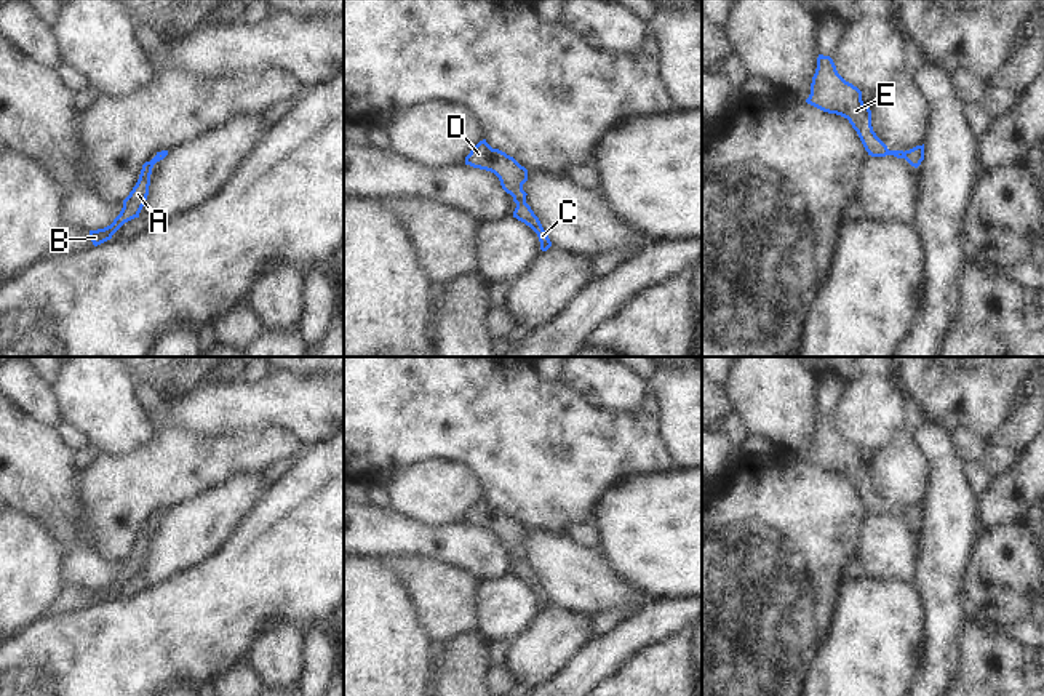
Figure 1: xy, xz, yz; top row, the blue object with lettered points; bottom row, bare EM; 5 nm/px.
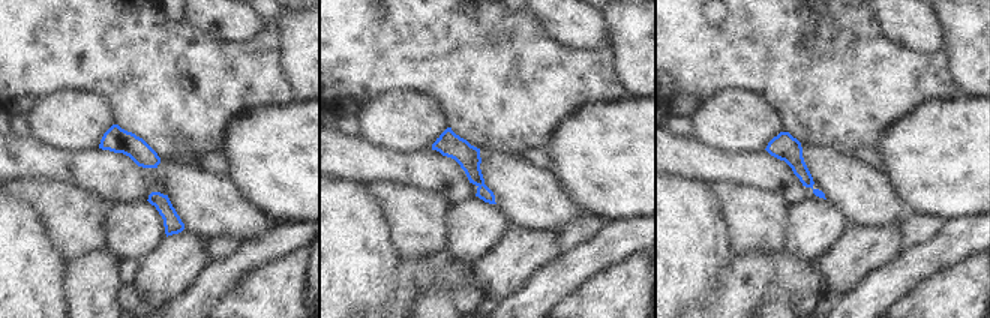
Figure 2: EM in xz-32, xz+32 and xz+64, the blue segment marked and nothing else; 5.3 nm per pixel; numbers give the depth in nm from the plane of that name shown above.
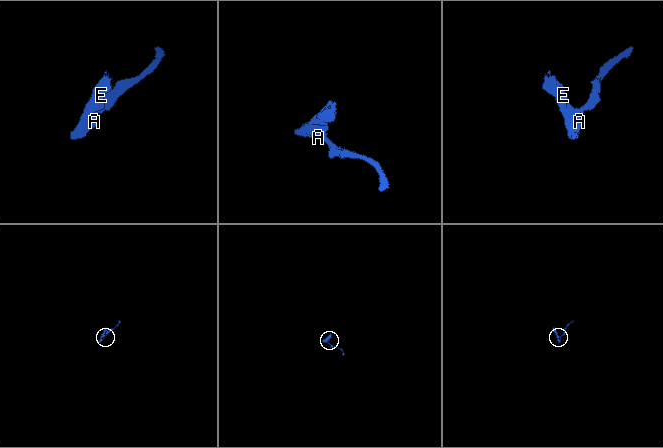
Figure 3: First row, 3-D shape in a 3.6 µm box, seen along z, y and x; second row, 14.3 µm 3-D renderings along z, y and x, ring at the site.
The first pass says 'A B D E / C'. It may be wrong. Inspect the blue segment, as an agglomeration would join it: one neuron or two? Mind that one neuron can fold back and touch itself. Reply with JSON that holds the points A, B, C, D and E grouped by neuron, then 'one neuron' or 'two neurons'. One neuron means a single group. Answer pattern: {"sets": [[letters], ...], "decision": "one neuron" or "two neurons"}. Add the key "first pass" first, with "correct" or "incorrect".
{"first pass": "incorrect", "sets": [["A", "B", "C", "D", "E"]], "decision": "one neuron"}

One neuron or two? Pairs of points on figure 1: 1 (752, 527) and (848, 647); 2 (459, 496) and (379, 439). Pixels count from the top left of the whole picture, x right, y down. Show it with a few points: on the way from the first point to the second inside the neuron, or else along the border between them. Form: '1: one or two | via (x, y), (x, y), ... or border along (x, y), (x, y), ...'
1: two | border along (840, 589), (840, 602), (830, 632), (812, 660)
2: two | border along (453, 461), (426, 460), (397, 471)

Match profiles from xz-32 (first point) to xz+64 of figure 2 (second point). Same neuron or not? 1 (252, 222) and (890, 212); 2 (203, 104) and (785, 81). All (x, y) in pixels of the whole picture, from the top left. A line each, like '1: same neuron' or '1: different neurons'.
1: same neuron
2: same neuron

